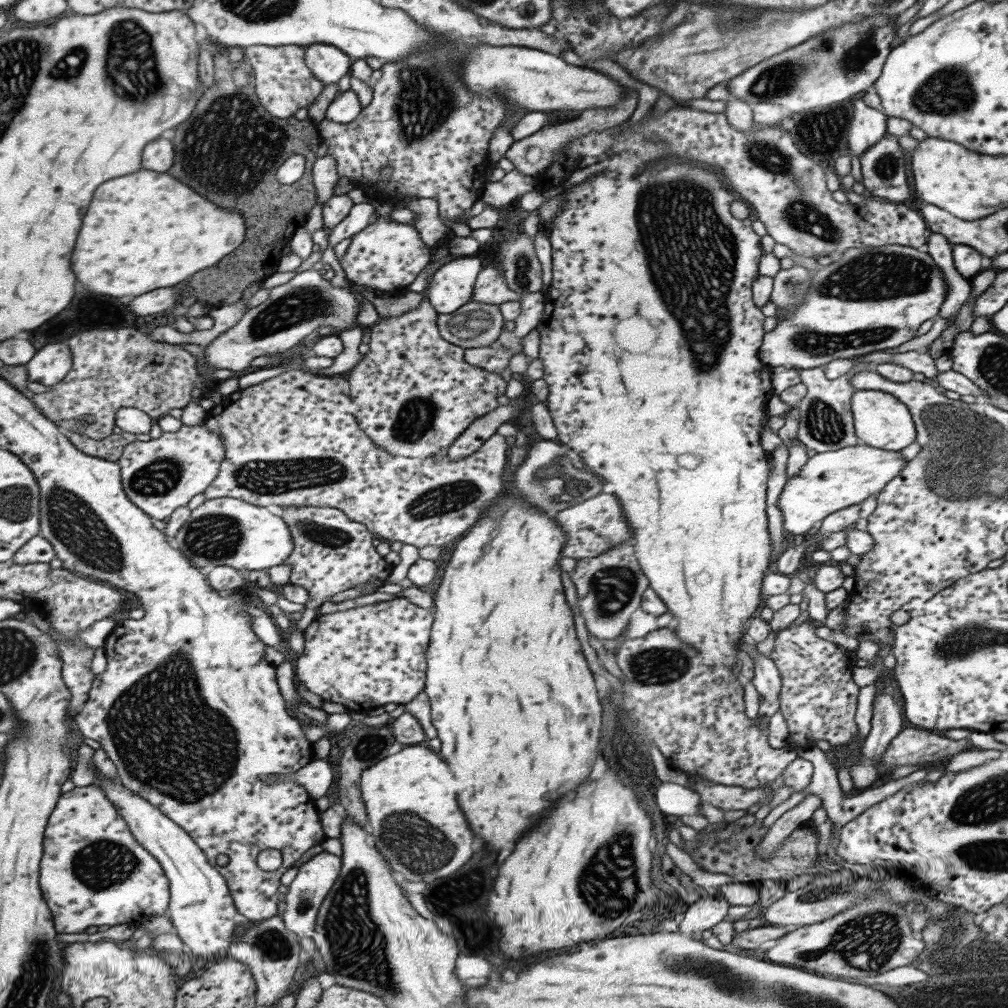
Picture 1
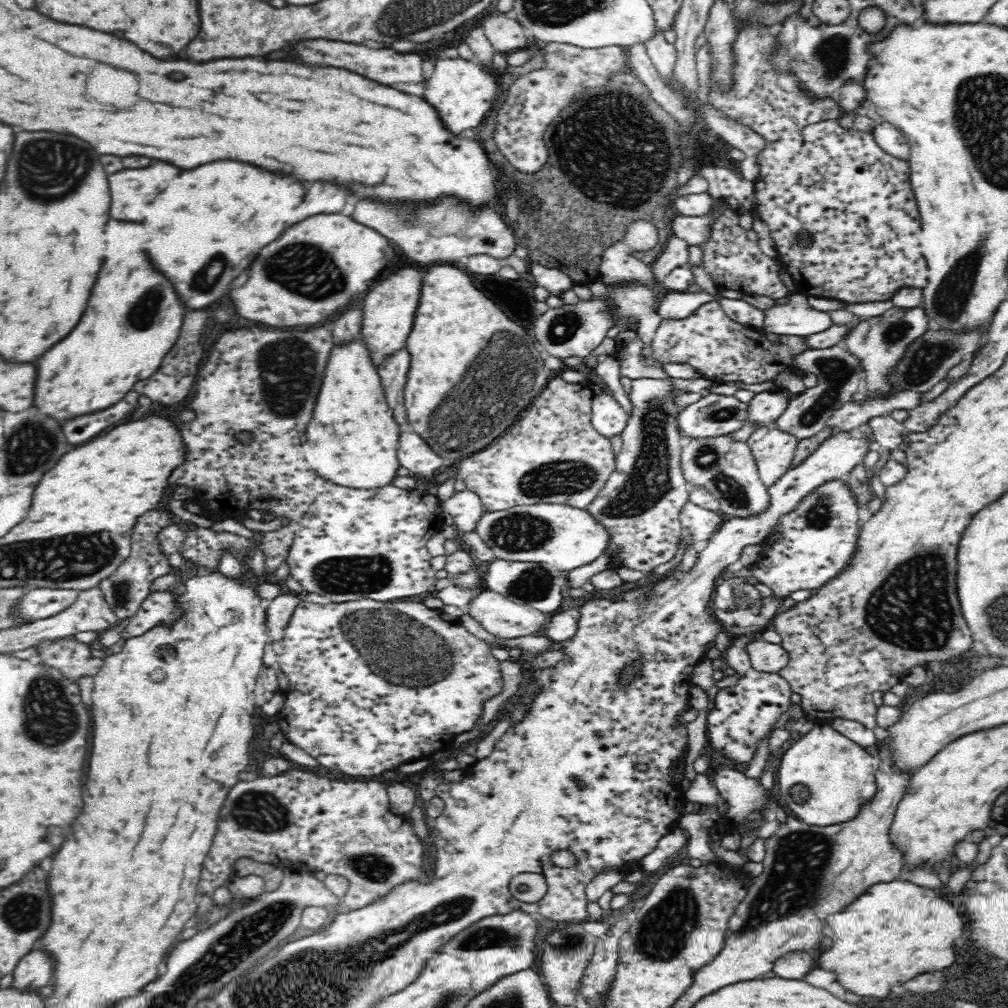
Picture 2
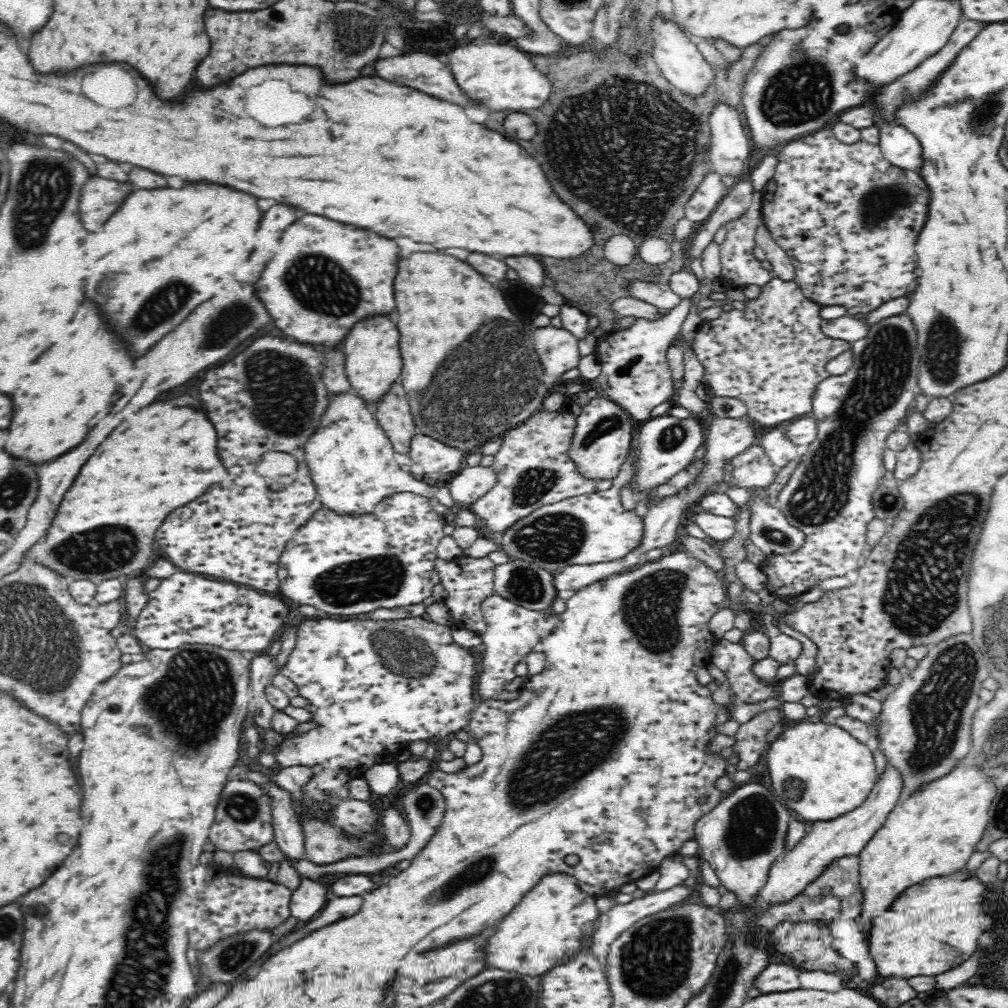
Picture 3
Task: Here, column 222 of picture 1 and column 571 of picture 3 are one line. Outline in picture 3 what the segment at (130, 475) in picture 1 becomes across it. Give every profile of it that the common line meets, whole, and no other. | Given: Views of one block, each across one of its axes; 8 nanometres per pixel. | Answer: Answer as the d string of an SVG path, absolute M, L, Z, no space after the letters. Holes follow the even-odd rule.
M595 397L589 404L582 407L578 416L569 455L579 468L581 473L588 478L610 480L616 478L620 472L620 466L626 462L630 452L630 446L635 442L632 438L633 419L630 414L622 409L613 400L605 397Z

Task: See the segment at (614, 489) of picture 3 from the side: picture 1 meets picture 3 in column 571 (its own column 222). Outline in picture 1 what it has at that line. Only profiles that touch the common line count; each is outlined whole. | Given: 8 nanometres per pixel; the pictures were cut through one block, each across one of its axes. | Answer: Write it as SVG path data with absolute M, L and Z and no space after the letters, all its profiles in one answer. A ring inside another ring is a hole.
M236 498L204 500L191 510L174 537L176 550L197 569L225 564L239 572L266 570L283 564L293 551L291 533L281 517Z

